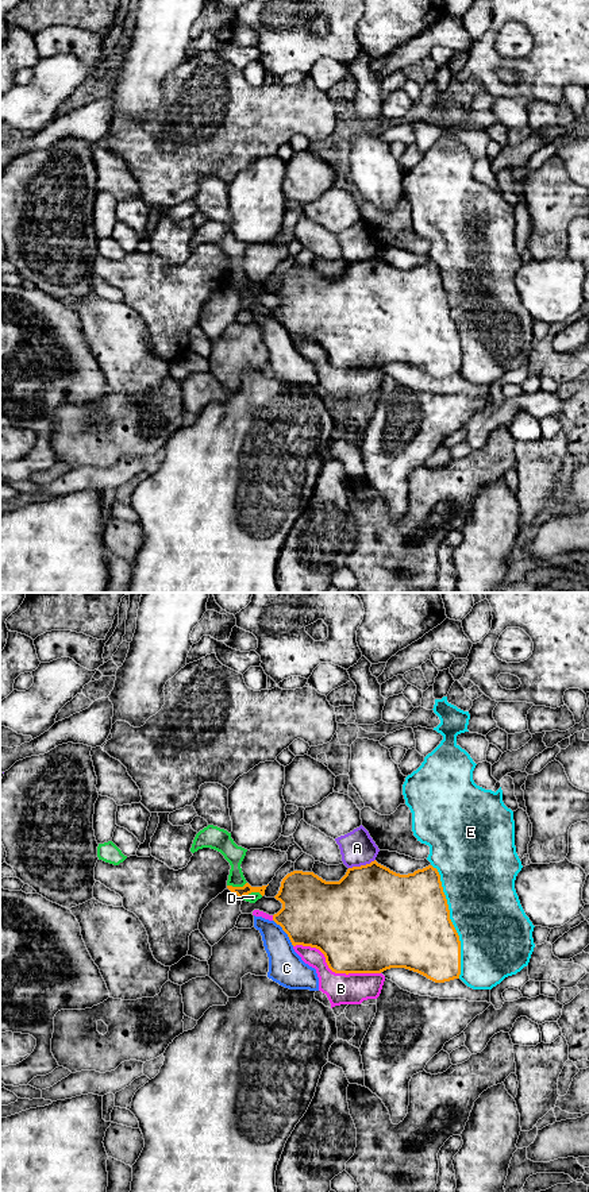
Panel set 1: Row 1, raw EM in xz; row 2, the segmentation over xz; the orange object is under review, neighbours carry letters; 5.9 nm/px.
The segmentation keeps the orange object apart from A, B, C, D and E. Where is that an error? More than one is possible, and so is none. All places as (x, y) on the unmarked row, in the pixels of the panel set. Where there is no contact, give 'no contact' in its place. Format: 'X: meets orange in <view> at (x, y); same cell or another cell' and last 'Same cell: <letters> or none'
A: meets orange in xz at (361, 261); another cell
B: meets orange in xz at (334, 366); another cell
C: meets orange in xz at (285, 327); another cell
D: meets orange in xz at (251, 286); another cell
E: meets orange in xz at (450, 316); another cell
Same cell: none

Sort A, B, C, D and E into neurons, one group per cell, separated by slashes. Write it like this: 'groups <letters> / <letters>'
groups A / B D / C / E

